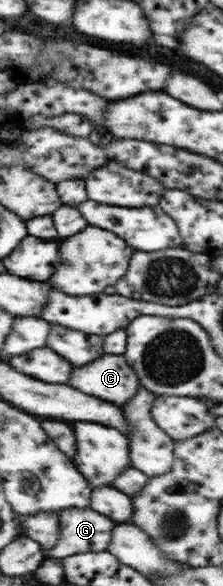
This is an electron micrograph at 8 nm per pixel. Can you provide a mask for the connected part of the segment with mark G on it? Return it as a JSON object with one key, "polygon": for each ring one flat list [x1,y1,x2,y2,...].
{"polygon":[[69,508,67,510,58,510,55,512,59,515,59,523,61,523,61,536,59,542,49,548,49,550,42,550,43,554,53,558,65,558,81,552,103,552,107,551,107,546,111,544,111,530,115,528,117,523,114,519,107,517,107,515,99,514,95,509,79,510,77,508]]}

